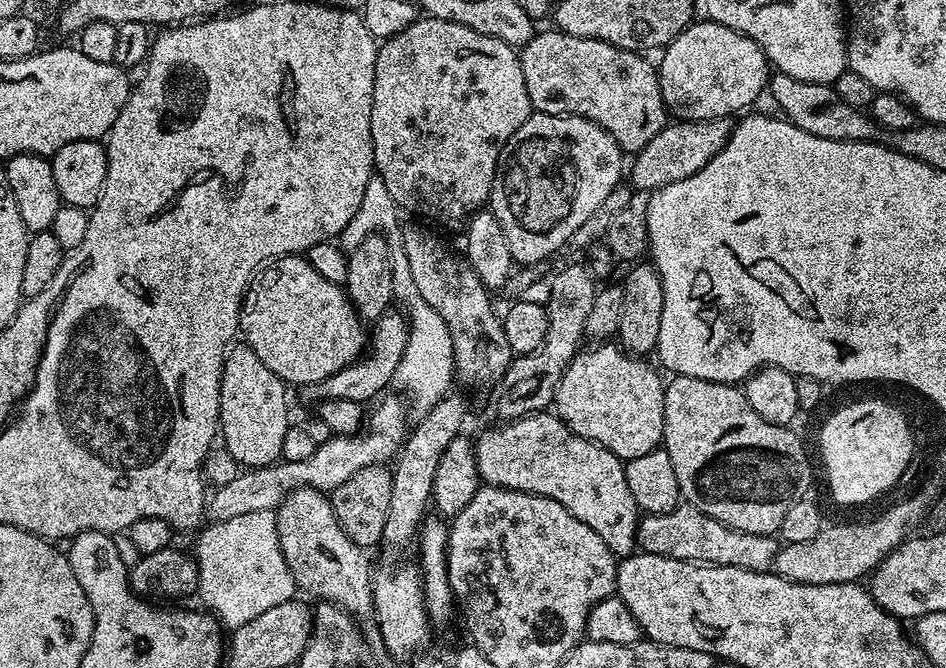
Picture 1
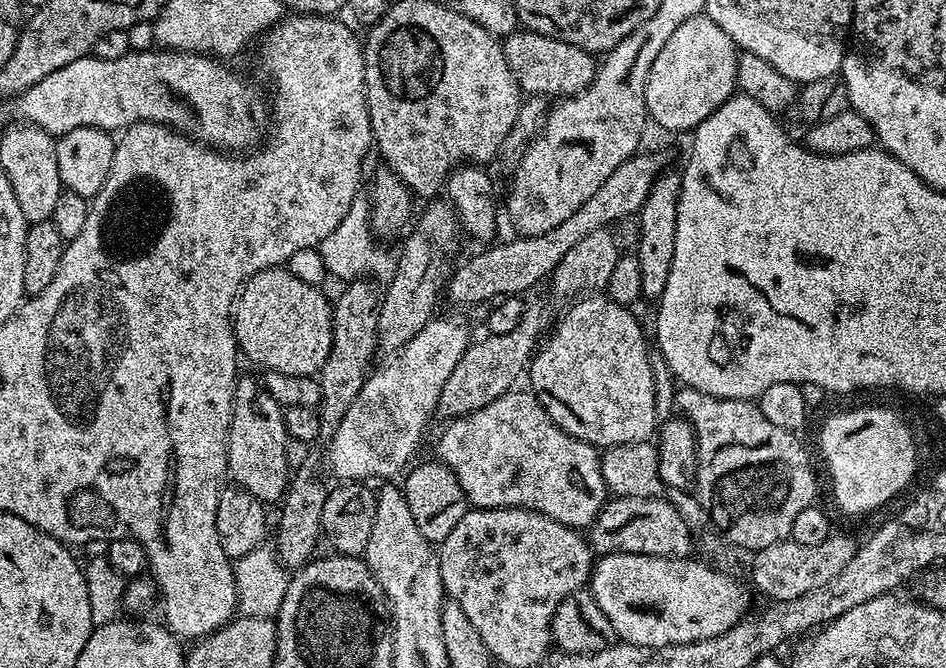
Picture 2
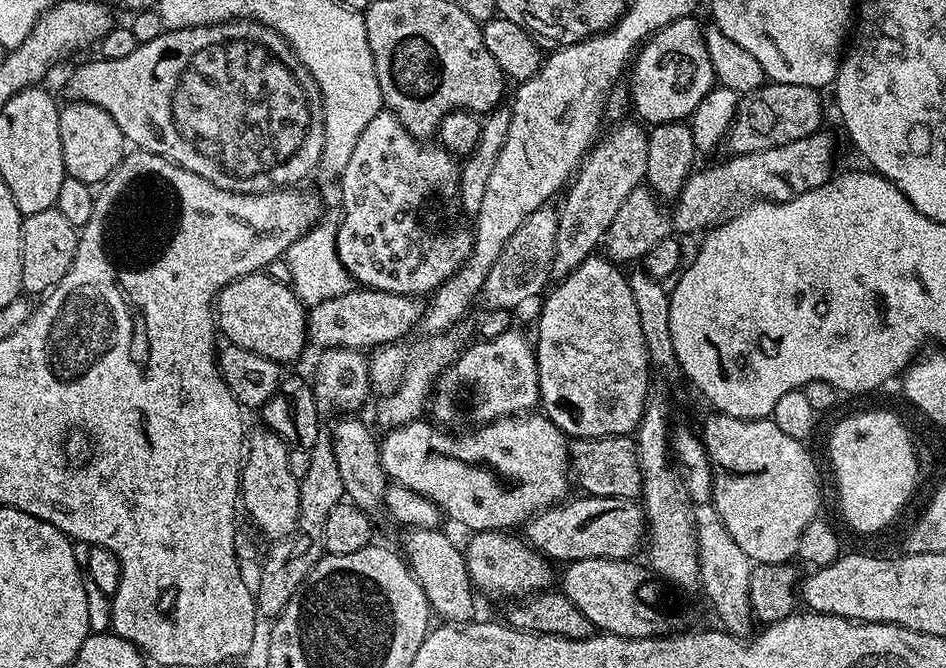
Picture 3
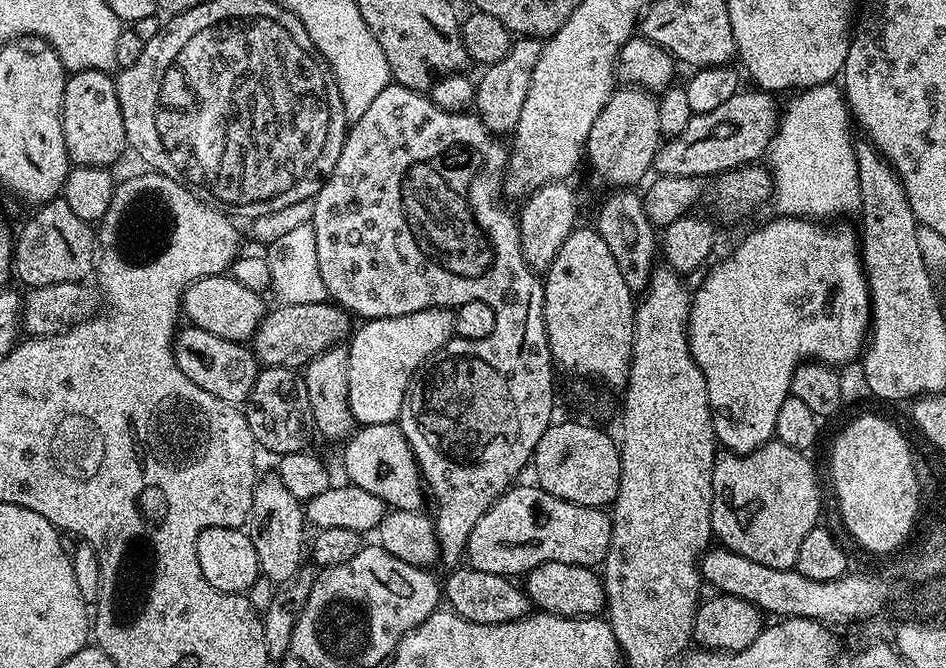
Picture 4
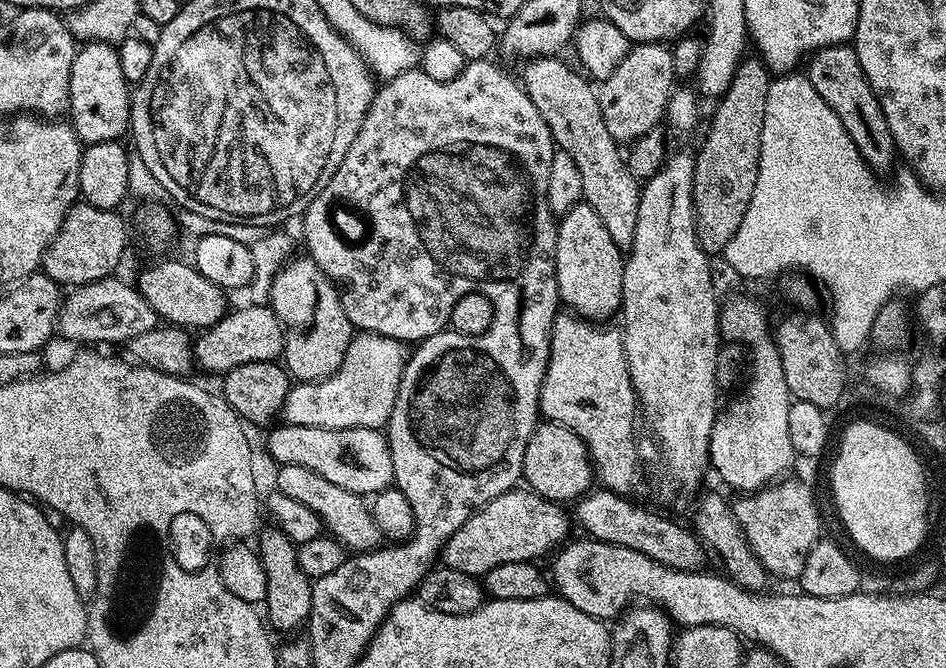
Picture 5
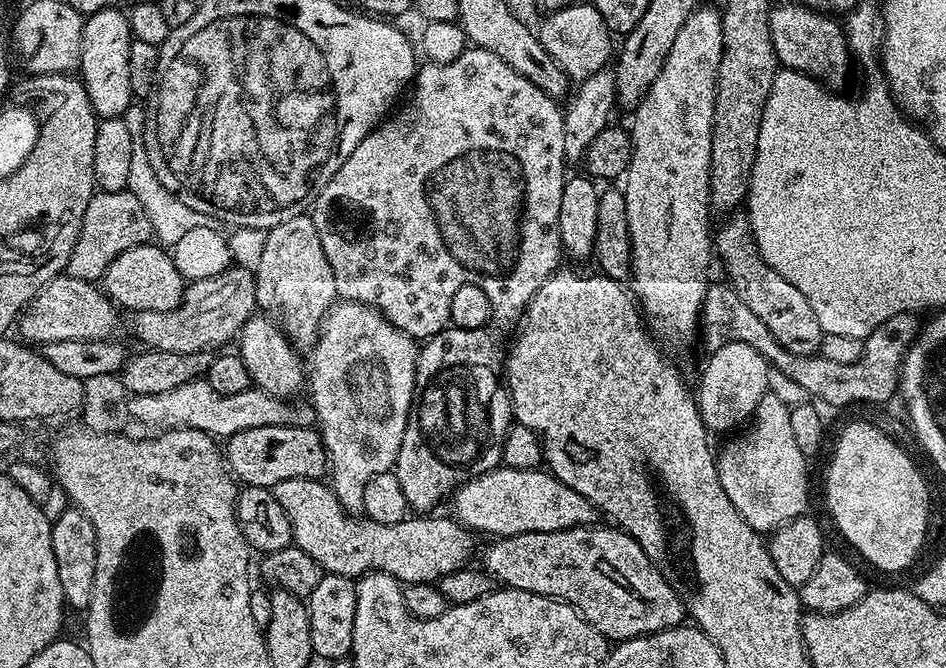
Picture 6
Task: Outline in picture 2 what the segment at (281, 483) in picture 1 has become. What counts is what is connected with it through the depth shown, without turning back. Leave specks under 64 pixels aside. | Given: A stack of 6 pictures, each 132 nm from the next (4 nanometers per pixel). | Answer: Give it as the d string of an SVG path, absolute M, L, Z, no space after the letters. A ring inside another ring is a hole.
M440 316L428 321L406 346L391 357L385 368L373 371L358 390L358 398L350 402L338 430L327 441L328 468L337 476L340 482L372 482L375 476L380 478L396 478L413 463L412 455L420 448L420 439L428 428L428 423L437 415L436 407L442 386L458 365L458 360L470 345L468 328L456 316Z

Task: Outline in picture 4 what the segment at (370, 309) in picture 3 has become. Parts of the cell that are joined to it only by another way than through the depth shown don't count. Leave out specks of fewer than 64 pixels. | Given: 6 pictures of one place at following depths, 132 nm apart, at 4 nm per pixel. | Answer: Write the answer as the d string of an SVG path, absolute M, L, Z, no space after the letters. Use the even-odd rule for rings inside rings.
M325 302L322 304L280 304L276 309L269 311L264 320L256 327L250 341L250 347L257 361L261 365L269 368L290 368L300 370L307 365L318 354L322 354L328 348L337 347L341 342L347 341L350 336L348 328L349 313L345 312L339 304L335 302Z

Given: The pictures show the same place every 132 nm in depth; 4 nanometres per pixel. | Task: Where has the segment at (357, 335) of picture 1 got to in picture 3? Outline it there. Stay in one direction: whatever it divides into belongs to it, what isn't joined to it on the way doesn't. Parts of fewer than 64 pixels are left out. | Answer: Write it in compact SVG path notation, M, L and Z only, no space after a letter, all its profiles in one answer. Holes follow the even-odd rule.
M264 270L230 282L217 296L214 311L219 335L227 343L262 354L262 358L275 360L281 366L298 359L308 340L306 306L289 285L274 282Z

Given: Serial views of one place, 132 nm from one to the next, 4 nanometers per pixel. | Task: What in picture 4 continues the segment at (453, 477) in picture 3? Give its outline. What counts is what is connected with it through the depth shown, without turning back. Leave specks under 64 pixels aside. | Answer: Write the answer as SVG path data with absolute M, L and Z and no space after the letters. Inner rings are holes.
M399 423L366 424L357 427L347 440L343 441L344 472L351 483L378 494L384 505L402 510L421 511L425 507L426 488L422 483L420 467L402 434Z

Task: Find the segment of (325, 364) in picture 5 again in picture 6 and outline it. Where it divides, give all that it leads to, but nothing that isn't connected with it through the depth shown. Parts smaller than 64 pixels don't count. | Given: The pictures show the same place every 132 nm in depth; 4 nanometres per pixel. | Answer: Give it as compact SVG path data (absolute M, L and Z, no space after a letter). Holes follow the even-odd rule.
M311 215L295 216L290 222L282 222L278 226L267 229L266 246L262 246L262 259L254 269L256 277L256 307L267 316L273 324L280 327L280 332L297 350L310 350L320 337L320 328L324 325L324 317L337 303L334 270L330 270L330 262L326 262L326 250L322 250L322 238L318 238L318 230L314 226Z

